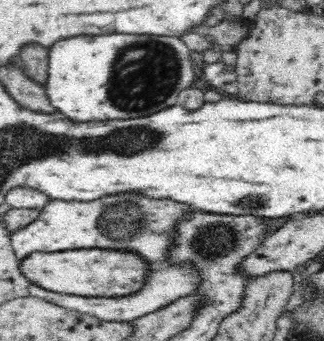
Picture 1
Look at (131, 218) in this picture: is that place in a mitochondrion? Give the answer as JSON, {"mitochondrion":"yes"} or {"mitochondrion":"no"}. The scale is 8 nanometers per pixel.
{"mitochondrion":"yes"}

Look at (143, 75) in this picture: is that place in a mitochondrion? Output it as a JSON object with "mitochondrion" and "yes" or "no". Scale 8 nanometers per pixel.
{"mitochondrion":"yes"}

